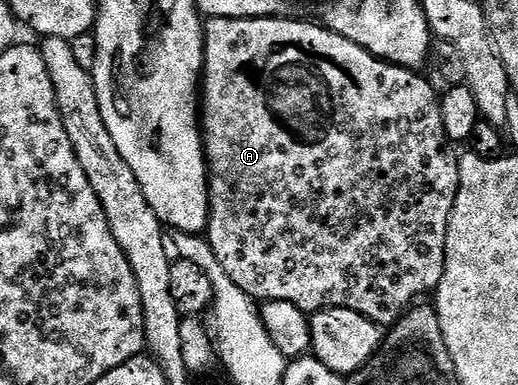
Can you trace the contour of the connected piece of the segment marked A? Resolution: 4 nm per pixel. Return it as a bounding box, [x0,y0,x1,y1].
[201,16,461,326]

